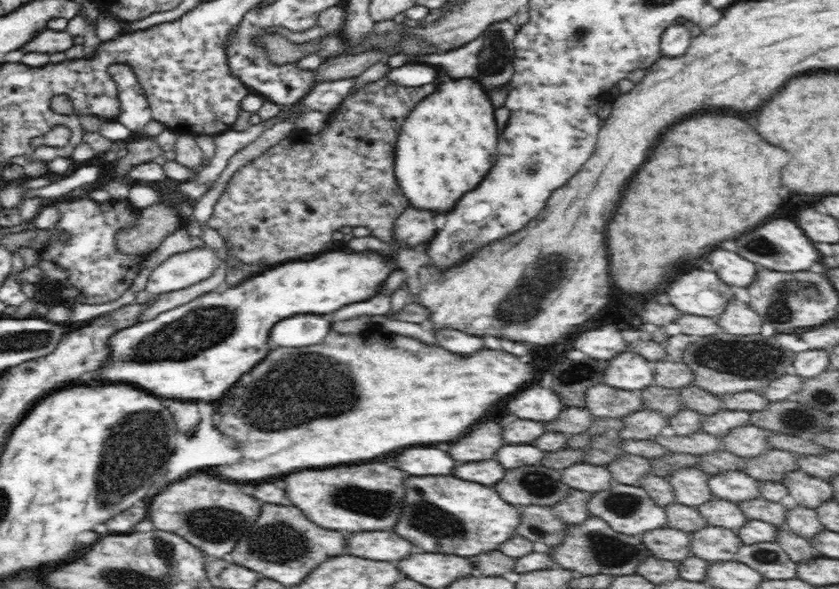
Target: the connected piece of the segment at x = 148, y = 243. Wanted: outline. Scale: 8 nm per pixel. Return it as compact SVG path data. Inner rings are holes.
M163 201L141 209L135 225L115 234L115 247L118 252L132 256L155 251L168 235L180 228L181 219L176 208Z

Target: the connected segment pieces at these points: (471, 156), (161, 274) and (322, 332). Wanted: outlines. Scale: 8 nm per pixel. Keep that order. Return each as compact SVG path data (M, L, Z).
M472 79L438 83L440 88L426 96L421 101L422 104L418 104L418 108L410 112L408 119L402 124L393 158L395 180L398 181L399 190L407 198L408 205L415 210L427 211L428 214L452 212L458 200L474 190L480 180L484 180L498 156L498 128L494 120L494 108L480 84L474 83Z
M207 245L174 254L150 272L145 289L156 296L192 286L210 278L220 264L216 252Z
M292 316L290 320L282 320L278 328L274 328L269 342L273 347L300 348L310 344L320 344L328 334L328 320L322 316Z

